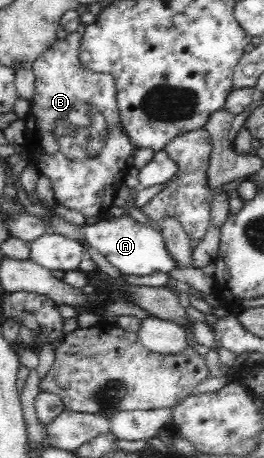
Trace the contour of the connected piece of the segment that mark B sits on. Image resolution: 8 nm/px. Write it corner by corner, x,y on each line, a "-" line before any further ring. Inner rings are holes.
73,32
73,34
67,35
64,40
59,40
53,43
51,48
48,48
45,52
43,52
43,54
41,54
41,56
39,56
39,58
37,58
37,60
35,60
34,63
31,64
30,67
36,78
36,89
34,98
30,101
30,111
26,114
24,119
26,122
26,141
23,146
31,159
31,162
36,166
38,173
46,176
51,181
58,204
71,208
71,210
81,212
85,218
93,216
101,218
102,214
105,214
105,212
112,207
113,199
115,198
117,191
124,185
123,180
130,169
130,166
127,164
127,160
129,160
129,156
131,156
134,149
133,145
131,145
131,141
129,141
129,137
125,135
125,131
123,131
123,127
120,123
119,109
117,108
116,103
117,89
115,77
109,73
95,73
93,71
89,71
89,69
85,69
85,67
81,65
78,55
81,40
81,34
79,34
79,32

